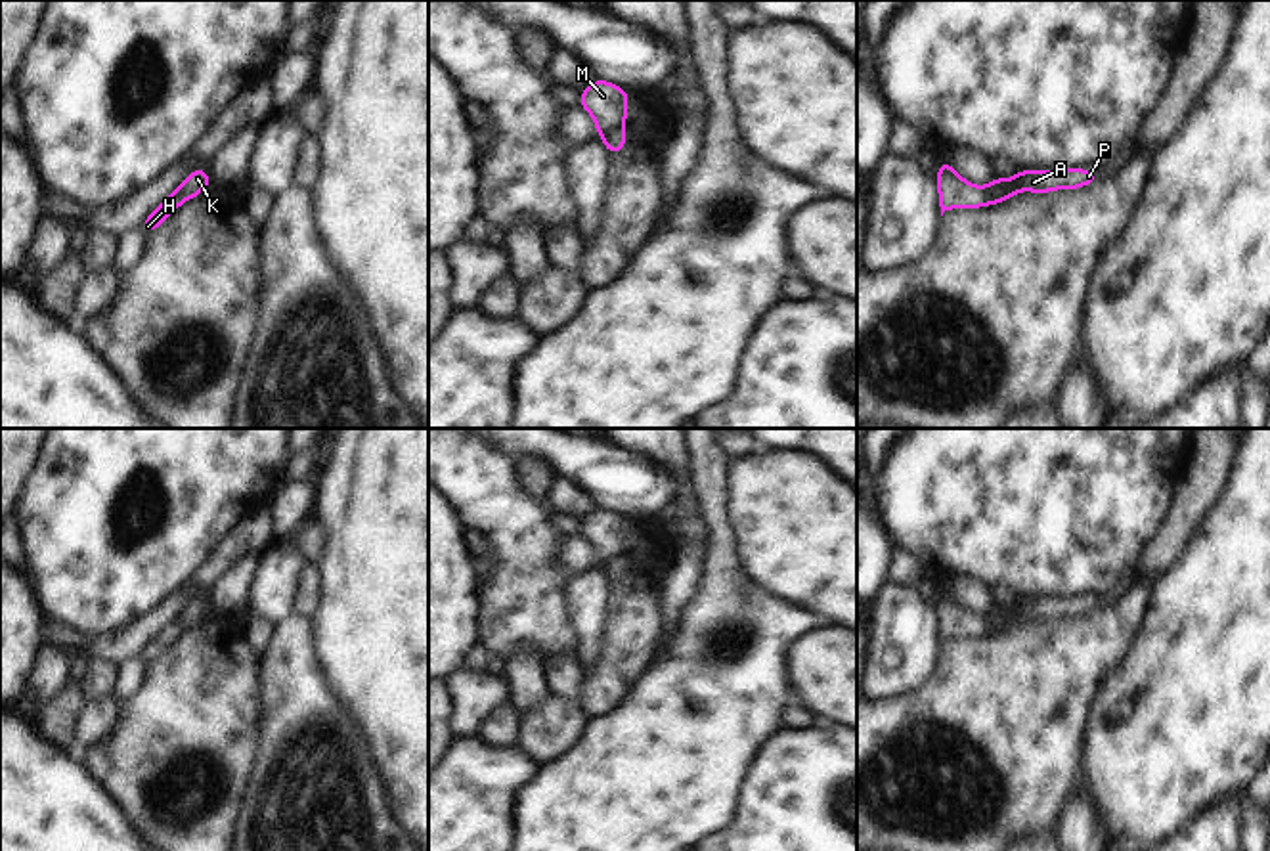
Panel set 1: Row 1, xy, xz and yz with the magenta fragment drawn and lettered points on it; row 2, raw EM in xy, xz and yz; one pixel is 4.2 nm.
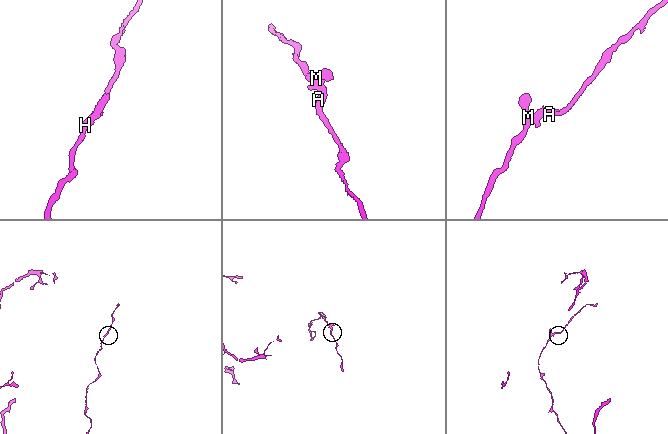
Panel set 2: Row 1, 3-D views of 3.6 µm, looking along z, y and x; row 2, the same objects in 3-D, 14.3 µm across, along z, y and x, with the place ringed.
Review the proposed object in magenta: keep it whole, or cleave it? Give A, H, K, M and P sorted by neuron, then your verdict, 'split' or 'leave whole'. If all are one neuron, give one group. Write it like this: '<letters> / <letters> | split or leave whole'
A K P / H M | split

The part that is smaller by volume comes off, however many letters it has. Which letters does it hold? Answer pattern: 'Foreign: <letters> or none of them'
Foreign: A, K, P

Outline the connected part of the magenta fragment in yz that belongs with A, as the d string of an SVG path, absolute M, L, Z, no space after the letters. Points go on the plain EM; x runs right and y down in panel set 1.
M1084 597L1018 599L1010 608L1000 608L993 604L985 620L993 633L998 633L1023 618L1031 622L1079 618L1090 614L1096 608L1100 608L1100 599Z

